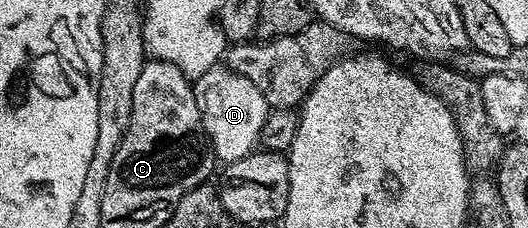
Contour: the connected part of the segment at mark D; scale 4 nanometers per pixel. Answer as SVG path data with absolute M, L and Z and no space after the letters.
M215 65L197 76L193 84L194 94L198 96L198 108L202 114L202 124L206 137L219 160L226 159L227 164L242 159L255 150L254 142L266 123L268 104L264 93L240 73L230 70L226 65Z

